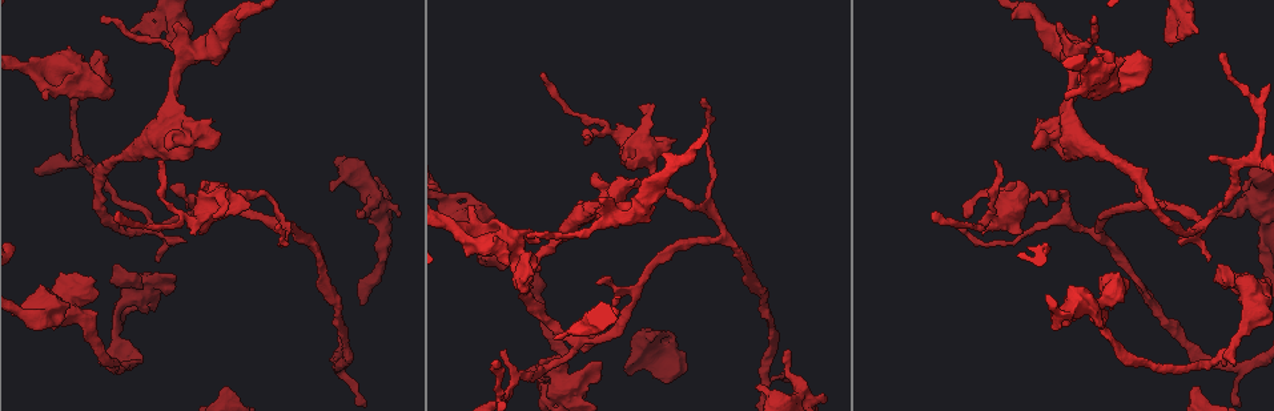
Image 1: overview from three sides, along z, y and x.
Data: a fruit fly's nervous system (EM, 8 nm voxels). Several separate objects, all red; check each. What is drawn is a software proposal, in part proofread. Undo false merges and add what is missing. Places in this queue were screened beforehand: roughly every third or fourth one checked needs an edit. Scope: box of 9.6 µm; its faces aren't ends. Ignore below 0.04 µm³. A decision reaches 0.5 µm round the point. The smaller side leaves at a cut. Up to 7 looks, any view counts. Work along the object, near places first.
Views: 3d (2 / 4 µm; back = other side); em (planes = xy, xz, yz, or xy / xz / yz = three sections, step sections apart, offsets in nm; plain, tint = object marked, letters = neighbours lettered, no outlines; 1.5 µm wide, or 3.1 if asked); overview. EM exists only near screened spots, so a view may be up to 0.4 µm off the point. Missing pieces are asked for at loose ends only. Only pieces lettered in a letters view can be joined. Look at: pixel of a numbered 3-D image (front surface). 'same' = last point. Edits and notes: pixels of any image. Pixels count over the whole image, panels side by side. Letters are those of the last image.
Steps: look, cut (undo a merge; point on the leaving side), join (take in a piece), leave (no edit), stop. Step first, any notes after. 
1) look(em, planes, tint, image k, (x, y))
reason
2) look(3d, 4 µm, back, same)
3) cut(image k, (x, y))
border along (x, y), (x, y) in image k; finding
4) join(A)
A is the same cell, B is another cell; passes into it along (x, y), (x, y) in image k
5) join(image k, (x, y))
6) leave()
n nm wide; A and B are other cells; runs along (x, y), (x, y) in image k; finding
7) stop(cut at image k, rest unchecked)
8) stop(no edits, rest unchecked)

look(3d, 4 µm, image 1, (495, 359))
an open end

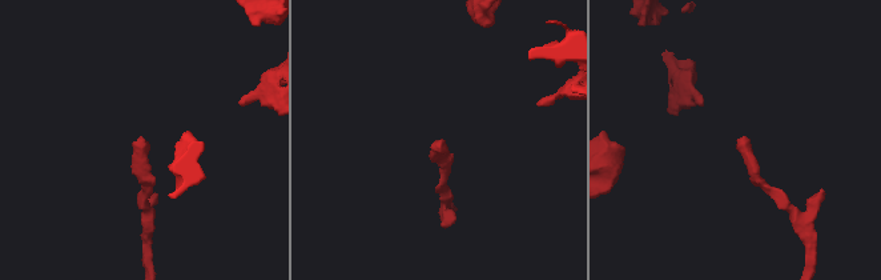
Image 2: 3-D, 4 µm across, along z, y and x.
look(em, xy, step 8, letters, image 2, (142, 140))
need the tissue

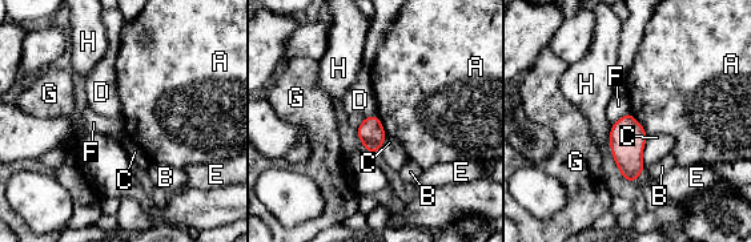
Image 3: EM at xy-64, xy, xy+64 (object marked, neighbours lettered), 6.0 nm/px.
leave()
A, B, C, D, E, F, G and H are other cells; border along (629, 112), (647, 136) in image 3; no lettered piece goes on from it

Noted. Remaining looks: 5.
look(3d, 4 µm, image 1, (993, 160))
branch stops here

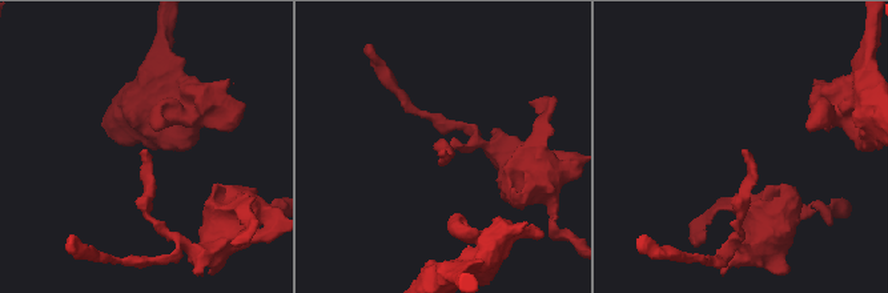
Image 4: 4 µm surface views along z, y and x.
look(em, xz, step 8, tint, image 4, (148, 154))

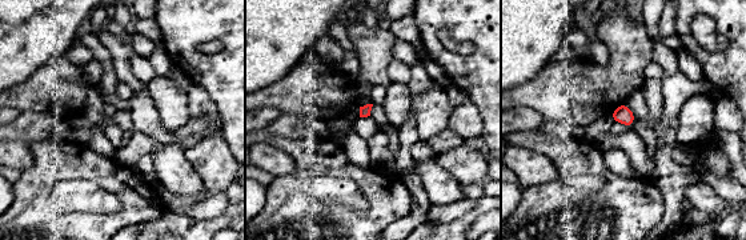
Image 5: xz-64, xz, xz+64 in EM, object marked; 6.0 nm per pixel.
look(em, planes, letters, same)
cut it another way

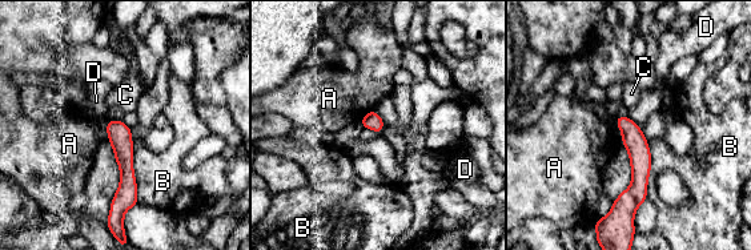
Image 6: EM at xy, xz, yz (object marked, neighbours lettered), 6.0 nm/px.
leave()
110 nm wide; A, B, C and D are other cells; none of them fits

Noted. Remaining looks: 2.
stop(no edits, rest unchecked)

